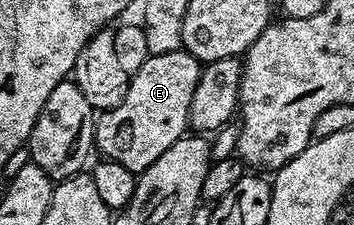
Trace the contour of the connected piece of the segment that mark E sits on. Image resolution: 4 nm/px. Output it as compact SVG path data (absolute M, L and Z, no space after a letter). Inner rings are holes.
M183 50L149 56L138 74L134 74L126 98L118 106L99 113L95 123L95 151L103 159L118 162L131 172L146 171L189 131L190 98L194 98L201 67L201 61Z

